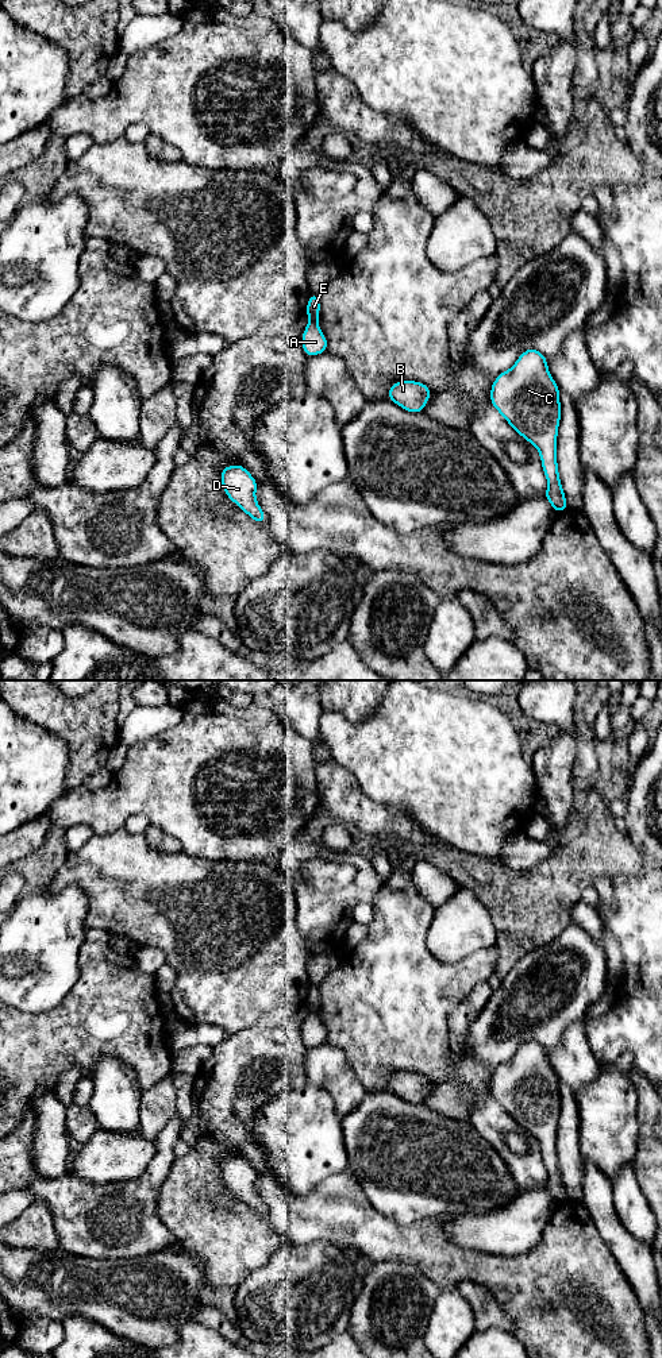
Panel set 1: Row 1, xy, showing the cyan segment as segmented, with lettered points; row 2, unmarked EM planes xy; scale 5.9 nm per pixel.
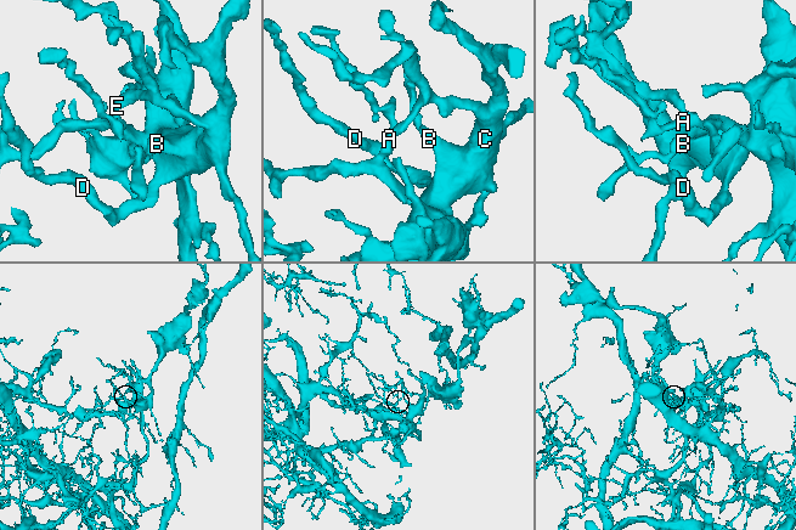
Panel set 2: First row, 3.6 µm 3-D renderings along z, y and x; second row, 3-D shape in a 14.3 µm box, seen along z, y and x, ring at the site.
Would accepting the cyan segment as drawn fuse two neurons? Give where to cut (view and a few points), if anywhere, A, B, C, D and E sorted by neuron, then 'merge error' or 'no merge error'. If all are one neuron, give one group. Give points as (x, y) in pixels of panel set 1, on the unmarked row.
xy (310, 1010), (316, 1013) | A / B C D E | merge error

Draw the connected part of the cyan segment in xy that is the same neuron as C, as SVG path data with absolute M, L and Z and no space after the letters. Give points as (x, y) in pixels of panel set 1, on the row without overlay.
M538 1039L523 1042L515 1056L500 1064L490 1077L490 1095L539 1142L547 1169L544 1188L555 1205L569 1199L555 1145L561 1115L559 1084L549 1062L547 1049Z

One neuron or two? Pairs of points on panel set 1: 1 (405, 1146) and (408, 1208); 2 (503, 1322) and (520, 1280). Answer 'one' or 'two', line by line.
1: one
2: two

